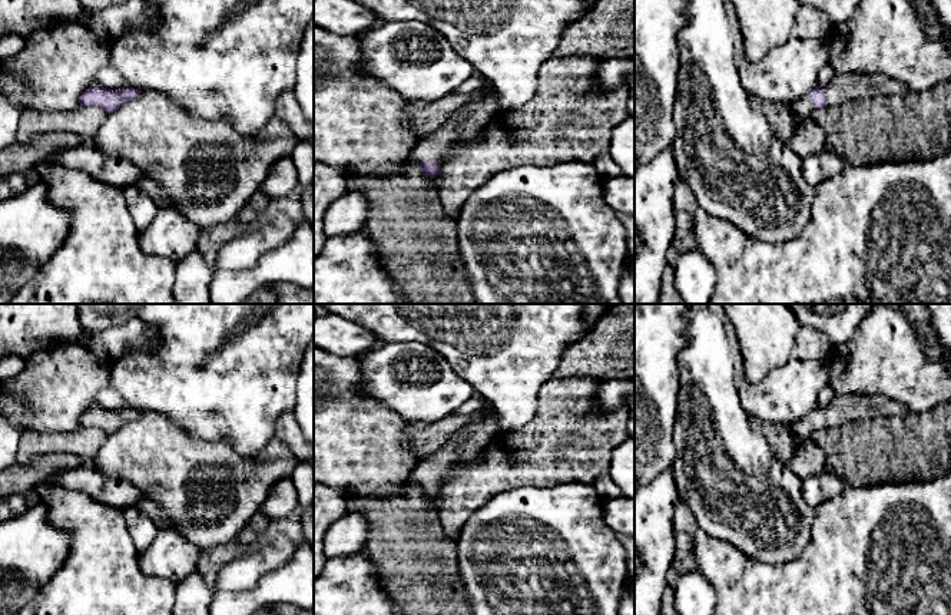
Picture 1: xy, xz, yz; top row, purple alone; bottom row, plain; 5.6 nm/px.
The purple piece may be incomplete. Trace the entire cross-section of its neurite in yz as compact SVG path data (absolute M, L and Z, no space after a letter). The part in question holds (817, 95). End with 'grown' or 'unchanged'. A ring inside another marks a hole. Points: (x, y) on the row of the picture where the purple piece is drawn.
M884 73L835 75L826 86L816 86L808 95L793 102L789 109L792 116L801 122L809 118L814 110L826 106L839 106L846 102L878 95L904 95L907 90L908 87L904 82L892 79Z; grown

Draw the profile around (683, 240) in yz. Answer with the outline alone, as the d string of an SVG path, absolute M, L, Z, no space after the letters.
M675 211L676 231L673 235L672 251L685 254L696 248L695 224L687 212Z

